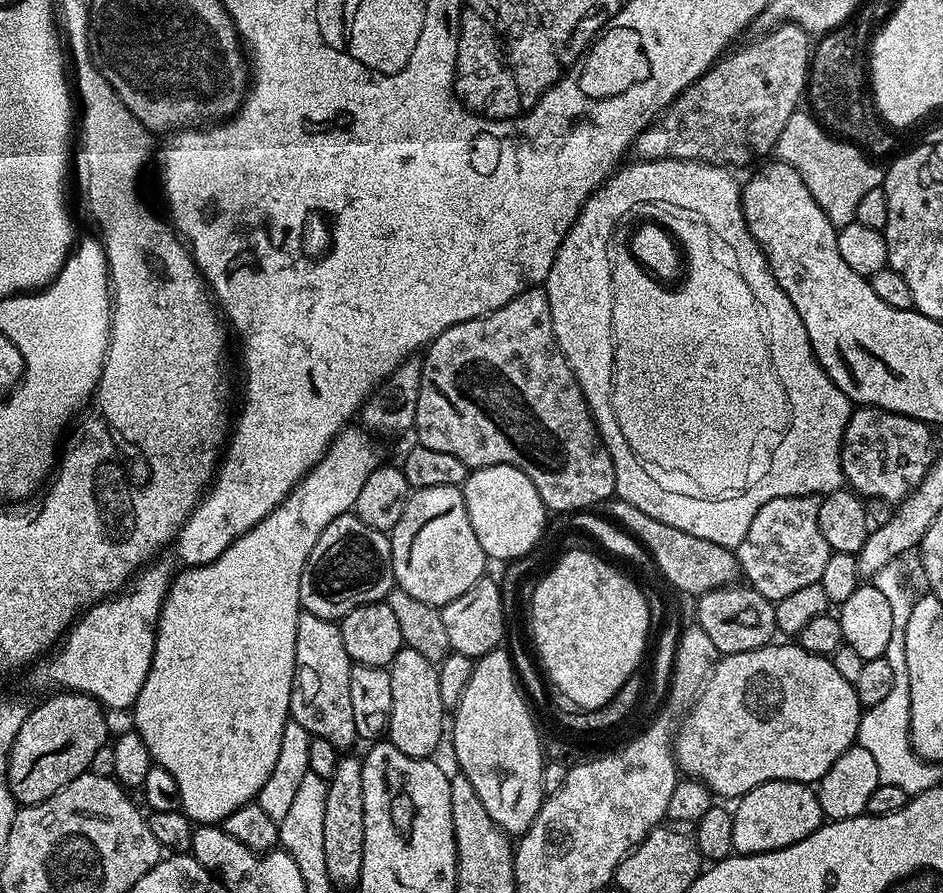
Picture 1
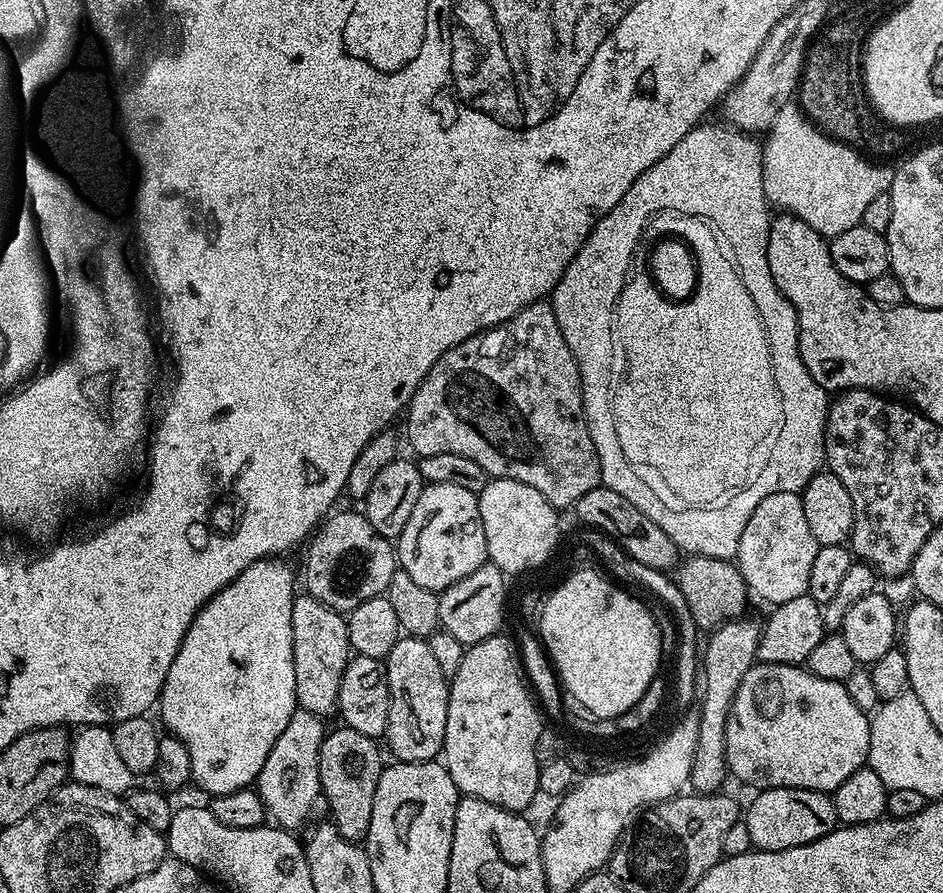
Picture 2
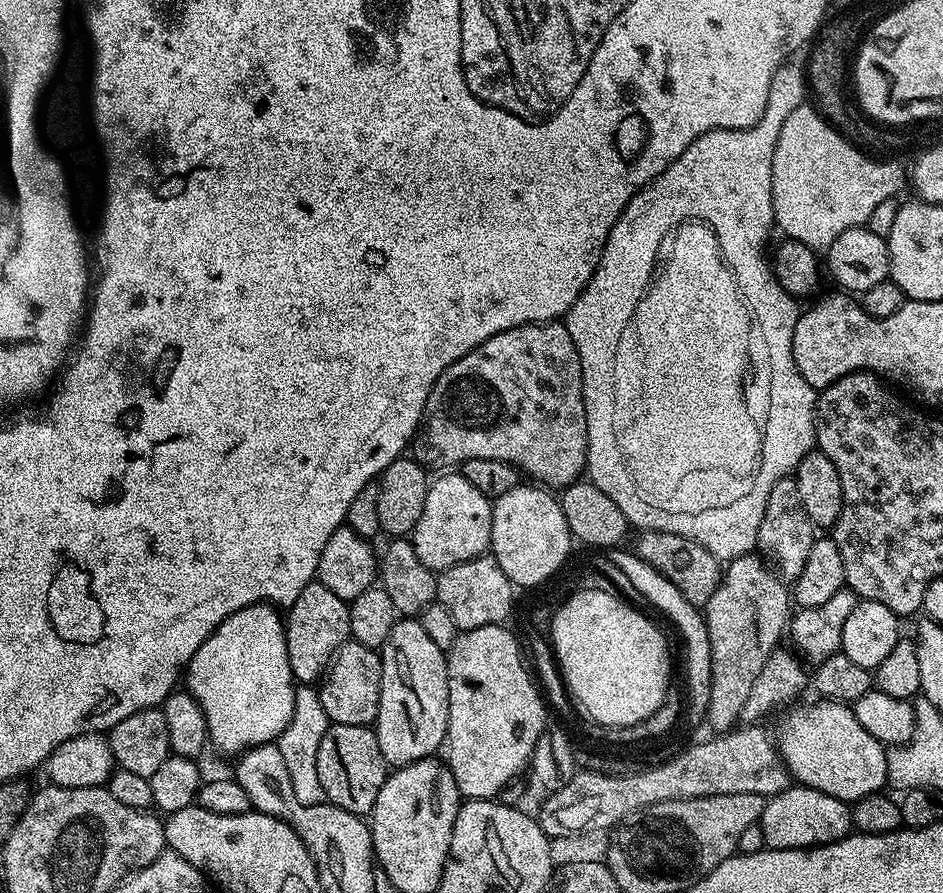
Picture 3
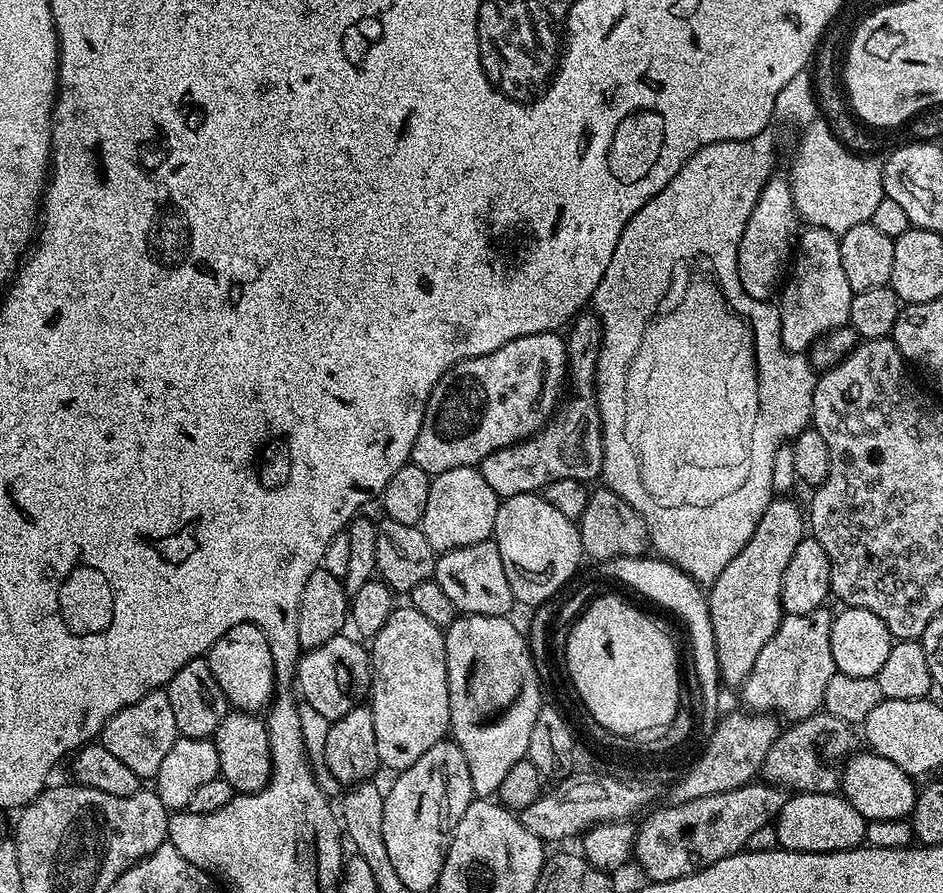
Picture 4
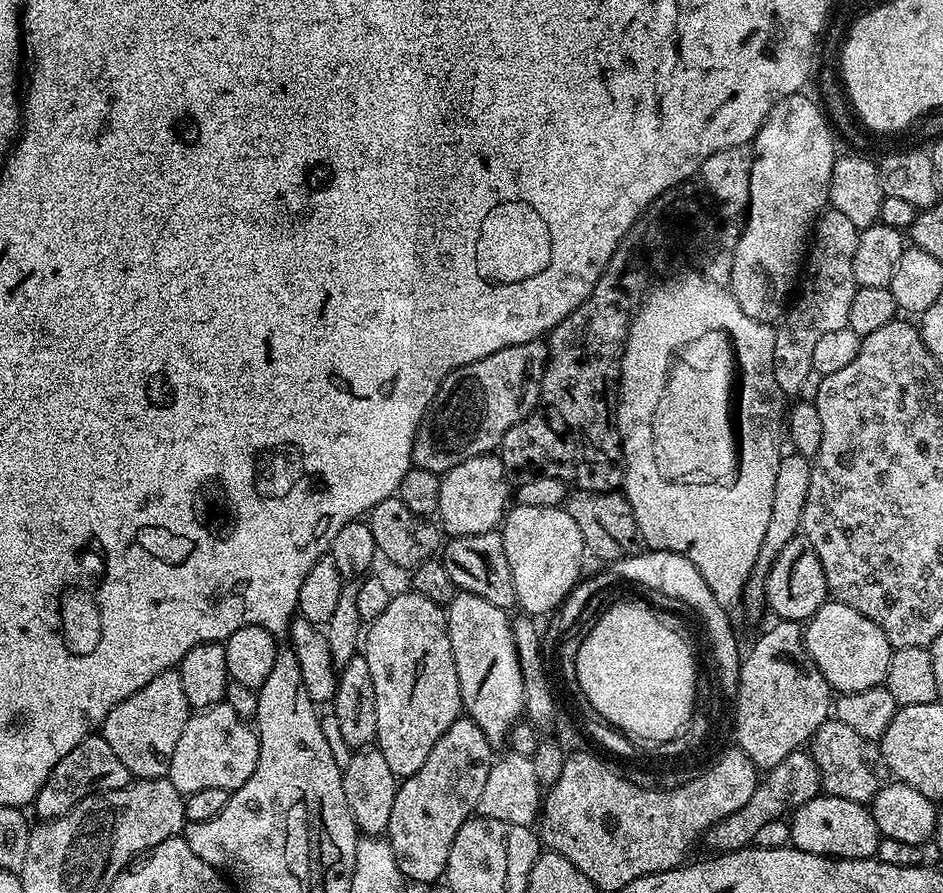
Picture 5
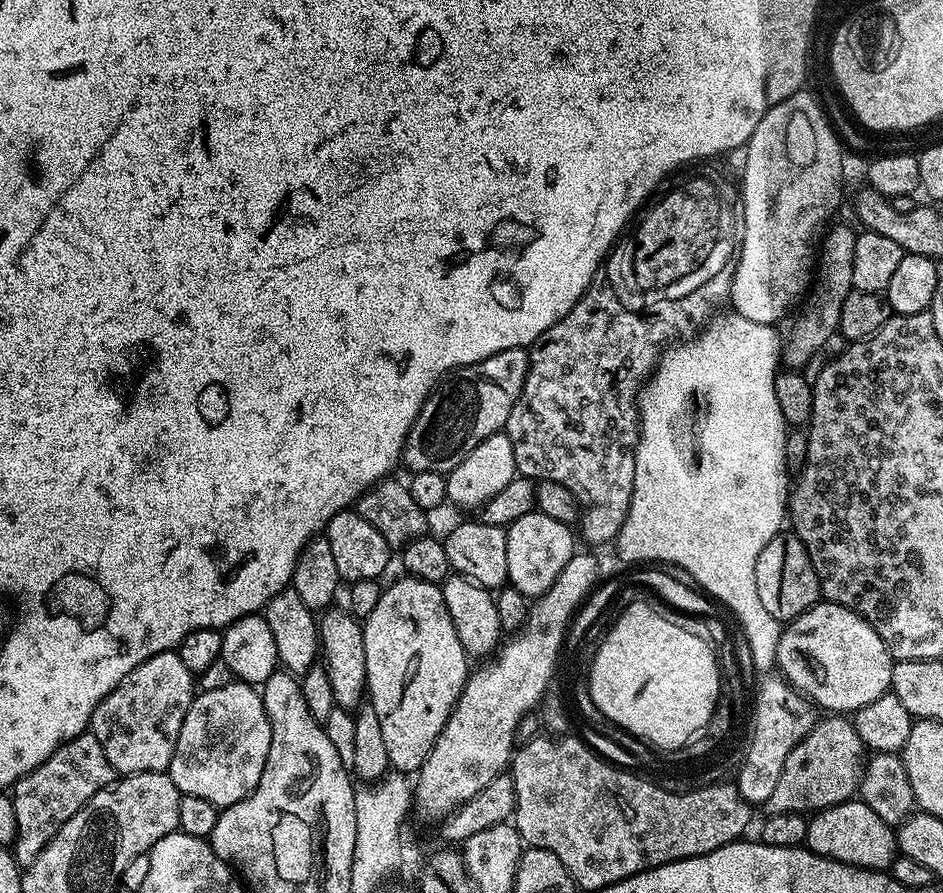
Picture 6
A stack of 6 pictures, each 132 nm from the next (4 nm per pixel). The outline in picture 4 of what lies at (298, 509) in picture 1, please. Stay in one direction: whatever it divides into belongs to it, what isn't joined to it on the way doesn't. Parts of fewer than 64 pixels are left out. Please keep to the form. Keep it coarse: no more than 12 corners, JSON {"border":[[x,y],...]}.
{"border":[[239,624],[206,659],[233,709],[256,714],[276,688],[266,634]]}

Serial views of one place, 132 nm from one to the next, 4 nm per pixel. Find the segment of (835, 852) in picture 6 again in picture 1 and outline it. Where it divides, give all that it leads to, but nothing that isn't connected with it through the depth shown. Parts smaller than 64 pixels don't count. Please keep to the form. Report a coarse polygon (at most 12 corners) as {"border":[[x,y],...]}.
{"border":[[771,780],[739,797],[732,847],[794,846],[826,820],[807,784]]}

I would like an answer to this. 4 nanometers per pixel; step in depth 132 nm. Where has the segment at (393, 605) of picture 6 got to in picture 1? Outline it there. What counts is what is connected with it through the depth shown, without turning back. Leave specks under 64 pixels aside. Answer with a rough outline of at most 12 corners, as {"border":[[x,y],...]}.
{"border":[[401,648],[387,739],[428,758],[446,736],[438,668]]}

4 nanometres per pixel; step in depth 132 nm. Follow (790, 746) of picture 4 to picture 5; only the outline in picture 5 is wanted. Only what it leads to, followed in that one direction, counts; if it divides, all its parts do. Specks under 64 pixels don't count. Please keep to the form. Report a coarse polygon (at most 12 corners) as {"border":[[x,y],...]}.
{"border":[[835,718],[810,755],[829,796],[867,805],[890,776],[879,747]]}

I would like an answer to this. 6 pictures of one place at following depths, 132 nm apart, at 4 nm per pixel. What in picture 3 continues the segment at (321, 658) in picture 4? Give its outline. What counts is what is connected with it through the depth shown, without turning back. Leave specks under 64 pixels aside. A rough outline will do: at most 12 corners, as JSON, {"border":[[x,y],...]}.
{"border":[[347,639],[318,684],[329,721],[372,726],[380,653]]}

